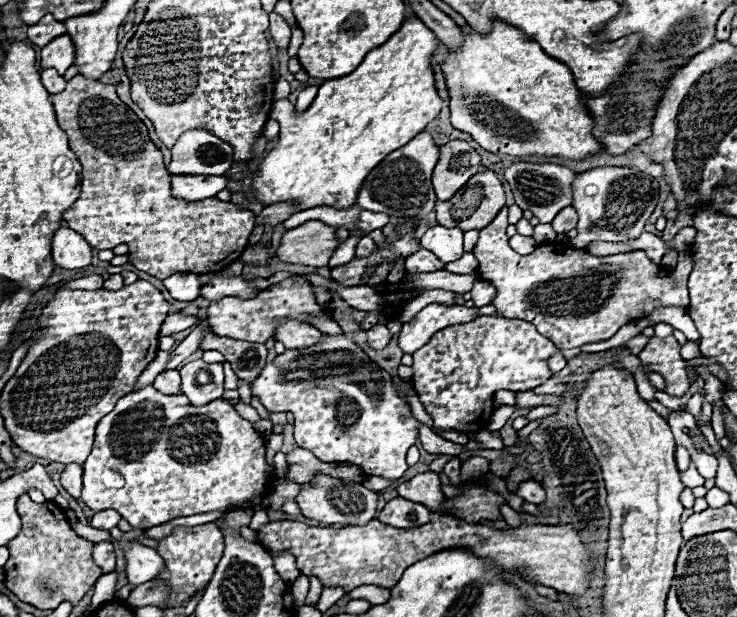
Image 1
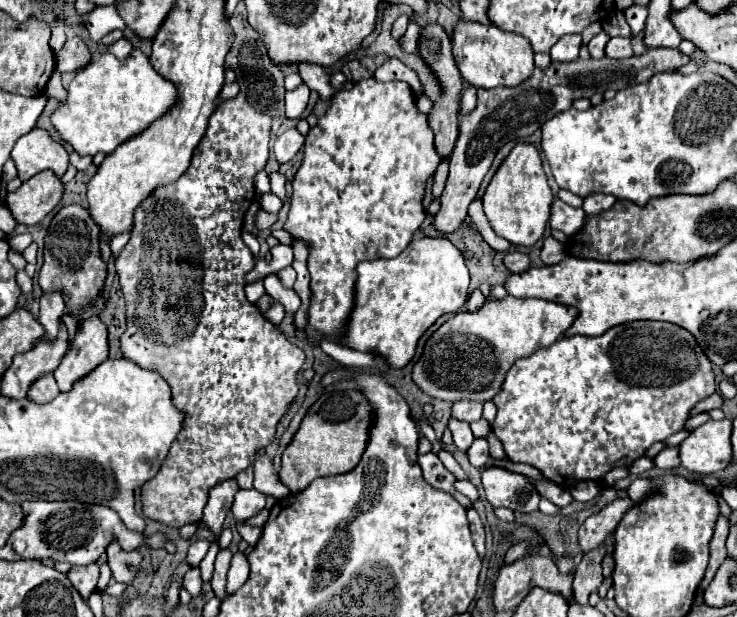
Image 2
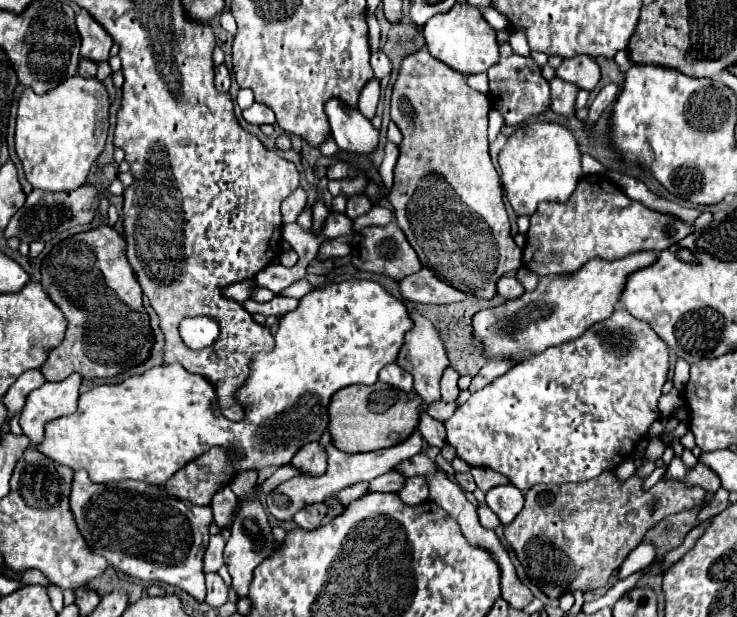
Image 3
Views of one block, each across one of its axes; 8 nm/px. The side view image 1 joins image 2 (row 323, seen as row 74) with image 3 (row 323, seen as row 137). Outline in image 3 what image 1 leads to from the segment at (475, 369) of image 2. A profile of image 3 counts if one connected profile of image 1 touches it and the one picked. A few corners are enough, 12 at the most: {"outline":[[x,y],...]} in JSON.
{"outline":[[656,252],[594,258],[476,312],[486,358],[522,360],[614,312]]}

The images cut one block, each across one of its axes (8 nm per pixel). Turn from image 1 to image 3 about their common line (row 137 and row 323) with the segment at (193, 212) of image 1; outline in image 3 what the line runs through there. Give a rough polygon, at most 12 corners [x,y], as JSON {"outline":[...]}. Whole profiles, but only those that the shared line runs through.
{"outline":[[112,226],[68,236],[42,288],[68,320],[40,368],[112,378],[148,358],[142,290]]}

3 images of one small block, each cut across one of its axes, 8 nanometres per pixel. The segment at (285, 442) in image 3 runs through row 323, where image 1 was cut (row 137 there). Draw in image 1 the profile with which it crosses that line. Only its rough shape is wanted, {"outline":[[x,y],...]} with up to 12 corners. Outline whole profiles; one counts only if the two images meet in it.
{"outline":[[414,14],[296,114],[276,100],[264,204],[350,208],[442,110]]}

